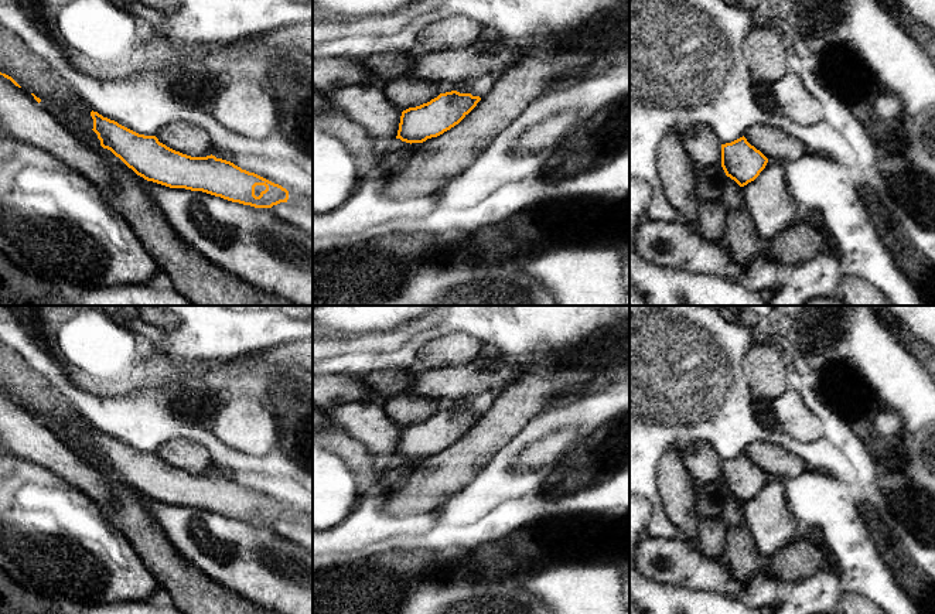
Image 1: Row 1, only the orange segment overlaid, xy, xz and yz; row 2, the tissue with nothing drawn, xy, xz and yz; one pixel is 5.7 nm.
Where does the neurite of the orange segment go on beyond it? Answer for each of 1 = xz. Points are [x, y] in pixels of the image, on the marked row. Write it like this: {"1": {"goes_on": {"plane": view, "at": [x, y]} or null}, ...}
{"1": {"goes_on": null}}

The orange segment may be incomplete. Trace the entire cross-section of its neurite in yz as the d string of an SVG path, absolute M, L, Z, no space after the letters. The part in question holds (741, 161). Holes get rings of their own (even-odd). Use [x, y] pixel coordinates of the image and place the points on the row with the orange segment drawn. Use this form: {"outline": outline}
{"outline": "M744 136L731 143L721 144L721 167L726 175L740 187L754 181L767 163L768 158L751 146Z"}

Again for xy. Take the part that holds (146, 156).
{"outline": "M92 110L91 116L100 146L147 181L202 191L255 208L272 208L289 199L289 191L281 185L231 161L212 154L191 157L167 147L156 136L139 134L98 112Z"}

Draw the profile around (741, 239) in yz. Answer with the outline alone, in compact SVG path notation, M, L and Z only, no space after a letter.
M726 175L720 201L726 208L726 235L723 243L736 263L748 267L762 250L762 246L744 204L743 187Z

